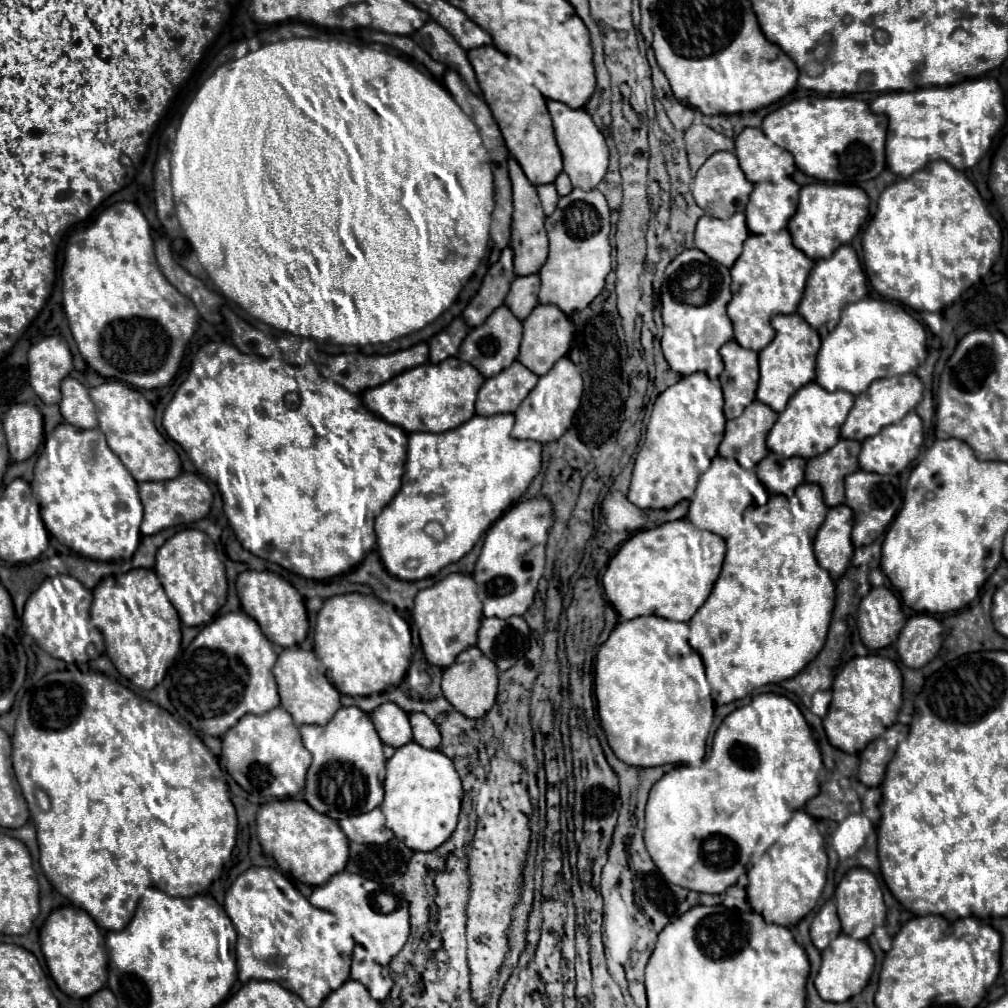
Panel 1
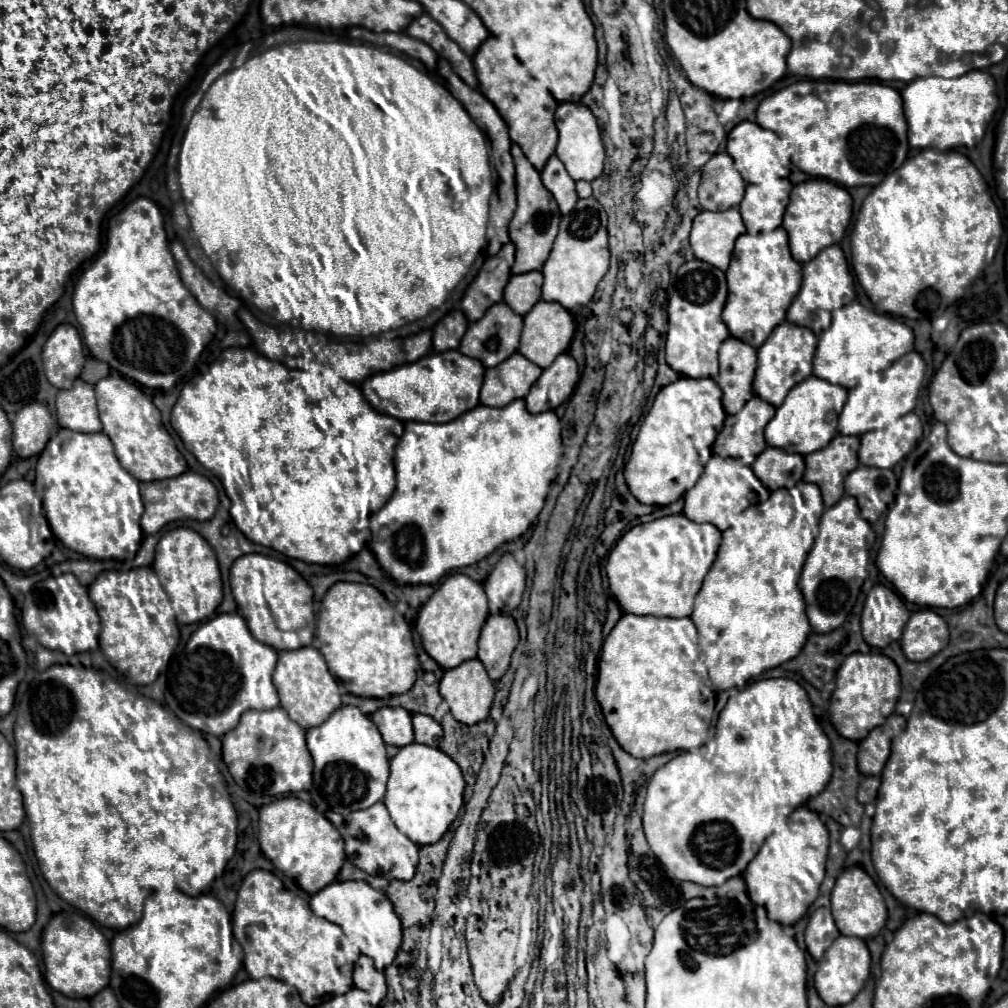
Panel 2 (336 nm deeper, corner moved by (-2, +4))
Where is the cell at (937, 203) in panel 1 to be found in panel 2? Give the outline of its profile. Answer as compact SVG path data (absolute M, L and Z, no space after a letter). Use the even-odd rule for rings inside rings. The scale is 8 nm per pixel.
M924 149L916 155L912 155L910 159L906 159L904 167L898 167L892 175L888 175L888 179L884 179L884 183L876 185L872 189L872 193L864 199L860 213L856 217L854 229L852 229L852 267L854 267L856 279L860 281L860 285L864 287L866 295L870 297L870 301L874 303L874 307L878 311L906 317L906 319L934 319L934 317L940 317L948 305L952 305L956 299L960 299L968 285L983 272L985 265L994 259L1002 234L1003 225L1000 215L998 215L998 209L986 191L984 177L978 173L974 163L956 150Z

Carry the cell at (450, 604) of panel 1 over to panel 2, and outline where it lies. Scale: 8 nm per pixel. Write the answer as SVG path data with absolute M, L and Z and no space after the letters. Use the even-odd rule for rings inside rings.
M454 573L448 575L446 581L420 607L416 619L416 631L422 637L422 645L426 653L442 669L452 669L458 667L462 661L476 657L476 643L486 617L488 617L488 601L484 587L462 573Z

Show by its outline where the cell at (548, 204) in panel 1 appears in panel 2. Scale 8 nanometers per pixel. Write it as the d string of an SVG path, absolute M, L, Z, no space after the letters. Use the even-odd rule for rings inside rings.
M552 155L546 163L546 167L542 171L542 183L554 195L562 215L566 215L574 209L574 205L578 201L578 195L574 189L574 179L568 175L566 167L562 165L562 161L556 155Z

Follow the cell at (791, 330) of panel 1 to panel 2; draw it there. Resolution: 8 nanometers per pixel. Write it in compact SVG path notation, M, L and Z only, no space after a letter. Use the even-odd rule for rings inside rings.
M788 321L780 323L770 333L766 343L758 349L758 369L754 377L754 393L760 399L778 407L796 383L802 383L806 377L812 375L812 357L816 351L816 343L818 339L812 331L808 331L808 327L796 327L794 323L788 323Z

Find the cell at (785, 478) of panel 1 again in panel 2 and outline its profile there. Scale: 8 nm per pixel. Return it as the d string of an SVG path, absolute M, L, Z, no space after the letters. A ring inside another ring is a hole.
M766 447L756 461L752 463L754 475L768 487L776 489L792 489L804 475L804 457L796 453L786 453L782 449Z

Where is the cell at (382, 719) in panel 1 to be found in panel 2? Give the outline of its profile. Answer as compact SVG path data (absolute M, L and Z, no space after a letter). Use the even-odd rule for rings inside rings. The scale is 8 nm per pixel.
M382 707L370 717L376 723L384 743L404 747L414 741L412 715L402 707Z

